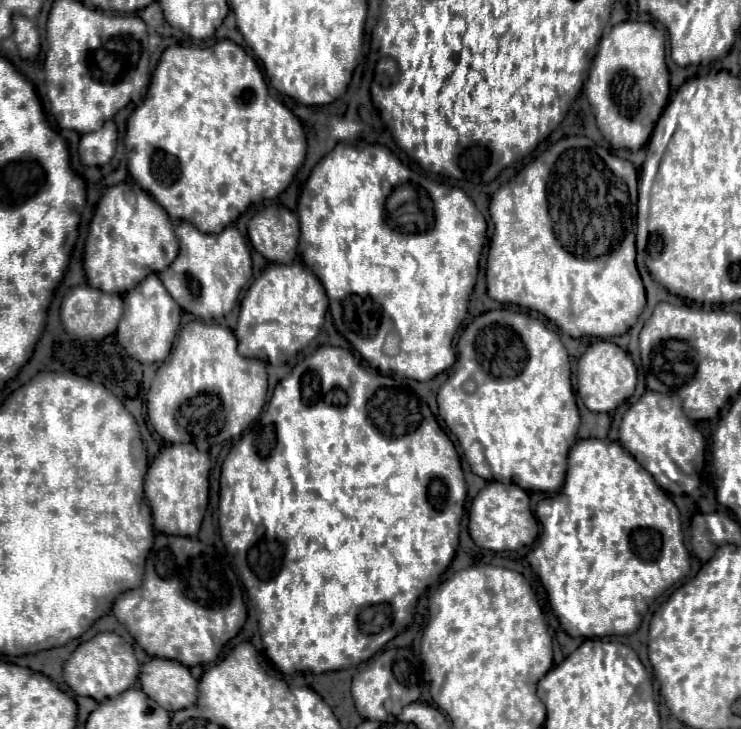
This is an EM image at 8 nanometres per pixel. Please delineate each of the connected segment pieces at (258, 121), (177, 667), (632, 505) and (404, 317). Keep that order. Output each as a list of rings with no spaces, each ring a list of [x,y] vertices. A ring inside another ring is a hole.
[[[228,39],[206,48],[176,45],[162,53],[144,103],[128,119],[124,145],[128,171],[134,181],[148,191],[172,219],[188,221],[204,233],[220,233],[234,223],[248,205],[276,199],[292,183],[306,157],[302,123],[269,94],[256,61]]]
[[[150,659],[144,663],[140,687],[170,713],[188,709],[196,705],[198,699],[198,681],[192,677],[190,669],[170,659]]]
[[[580,439],[580,441],[576,441],[576,445],[572,447],[572,451],[568,455],[566,483],[564,483],[562,493],[541,500],[537,505],[535,514],[541,525],[541,533],[534,549],[528,553],[528,563],[536,571],[536,575],[540,577],[540,581],[548,593],[548,601],[552,605],[552,611],[556,613],[562,629],[570,637],[590,639],[590,637],[634,633],[640,627],[642,615],[648,611],[650,601],[654,597],[662,595],[670,585],[680,581],[690,571],[690,555],[684,547],[682,529],[680,529],[680,513],[678,513],[674,501],[654,483],[652,475],[626,449],[622,449],[622,445],[616,441],[602,441],[602,439]]]
[[[338,143],[334,147],[334,151],[328,153],[312,169],[308,183],[302,191],[297,213],[300,229],[302,229],[300,245],[298,245],[302,261],[322,281],[322,285],[328,293],[328,299],[330,299],[330,313],[332,313],[336,329],[350,341],[350,345],[362,355],[362,359],[372,369],[376,369],[378,373],[384,373],[384,375],[394,373],[394,375],[408,377],[414,381],[430,381],[438,373],[446,371],[456,361],[456,355],[452,351],[452,339],[454,339],[458,325],[468,315],[468,301],[470,301],[470,293],[472,293],[474,283],[476,283],[478,261],[480,261],[480,253],[482,253],[482,247],[484,247],[486,240],[486,227],[488,227],[484,215],[476,209],[472,199],[462,189],[432,183],[422,175],[412,173],[384,145],[366,145],[366,147],[358,149],[358,147],[352,147],[346,143]],[[352,279],[372,279],[372,303],[368,303],[368,299],[364,299],[364,295],[352,295]]]

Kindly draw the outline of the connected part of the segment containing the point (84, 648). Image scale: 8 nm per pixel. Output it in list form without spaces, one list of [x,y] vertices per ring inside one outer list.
[[[98,633],[90,641],[76,647],[72,657],[64,663],[64,681],[78,695],[88,695],[96,701],[116,697],[138,681],[138,661],[134,649],[116,633]]]

